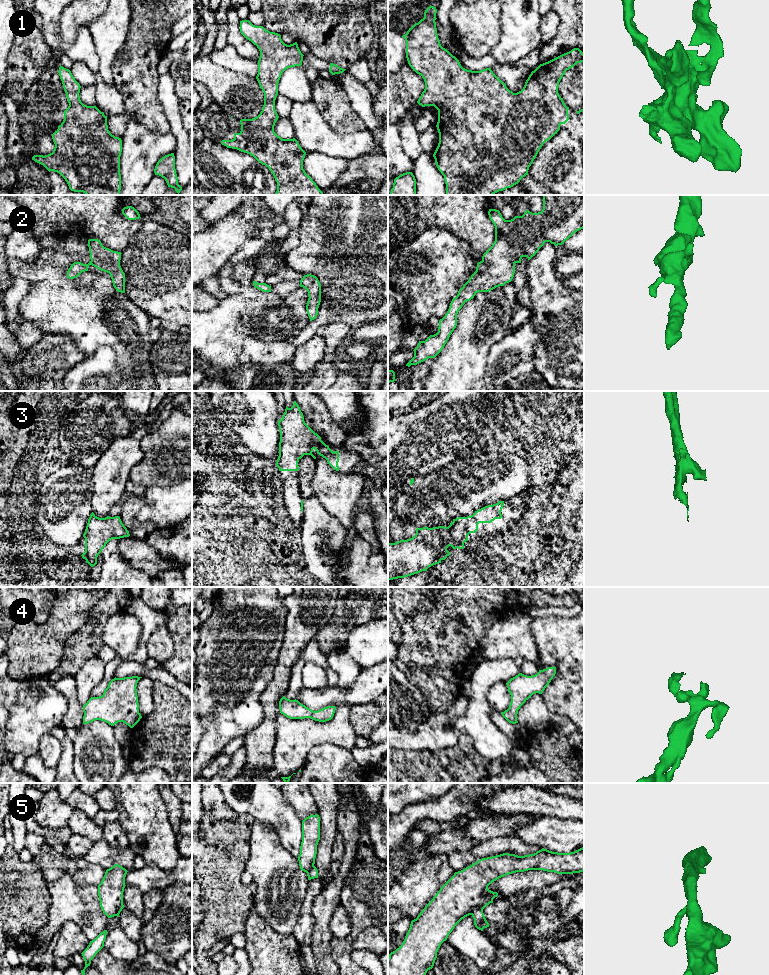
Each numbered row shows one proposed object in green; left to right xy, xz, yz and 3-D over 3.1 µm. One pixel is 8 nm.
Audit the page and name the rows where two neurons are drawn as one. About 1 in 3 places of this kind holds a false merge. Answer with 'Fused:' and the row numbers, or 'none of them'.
Fused: 5

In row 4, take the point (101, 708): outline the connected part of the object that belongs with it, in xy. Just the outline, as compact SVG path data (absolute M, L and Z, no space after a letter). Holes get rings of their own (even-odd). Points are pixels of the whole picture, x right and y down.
M132 676L112 679L102 696L91 697L83 705L83 724L101 720L111 726L123 722L133 728L142 718L136 689L141 678Z

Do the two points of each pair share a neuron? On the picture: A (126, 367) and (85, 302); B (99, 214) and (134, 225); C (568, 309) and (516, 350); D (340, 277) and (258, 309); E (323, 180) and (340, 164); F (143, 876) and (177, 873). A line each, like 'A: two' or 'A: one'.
A: one
B: one
C: two
D: two
E: one
F: one

